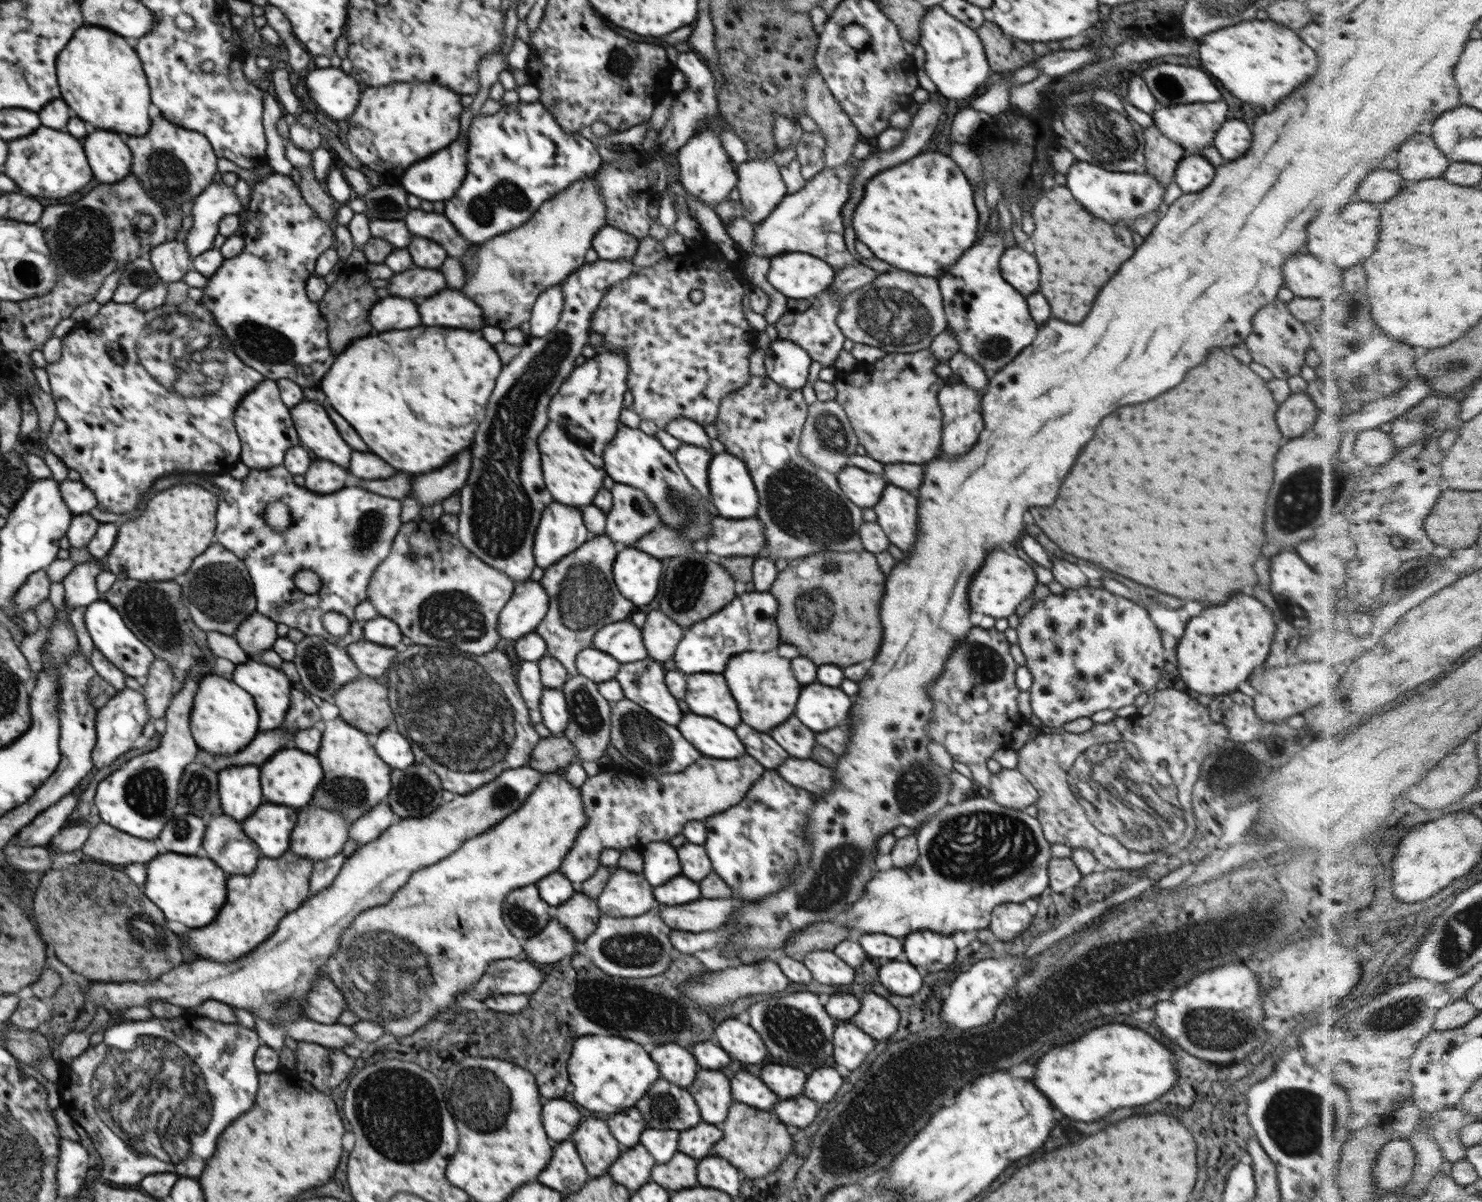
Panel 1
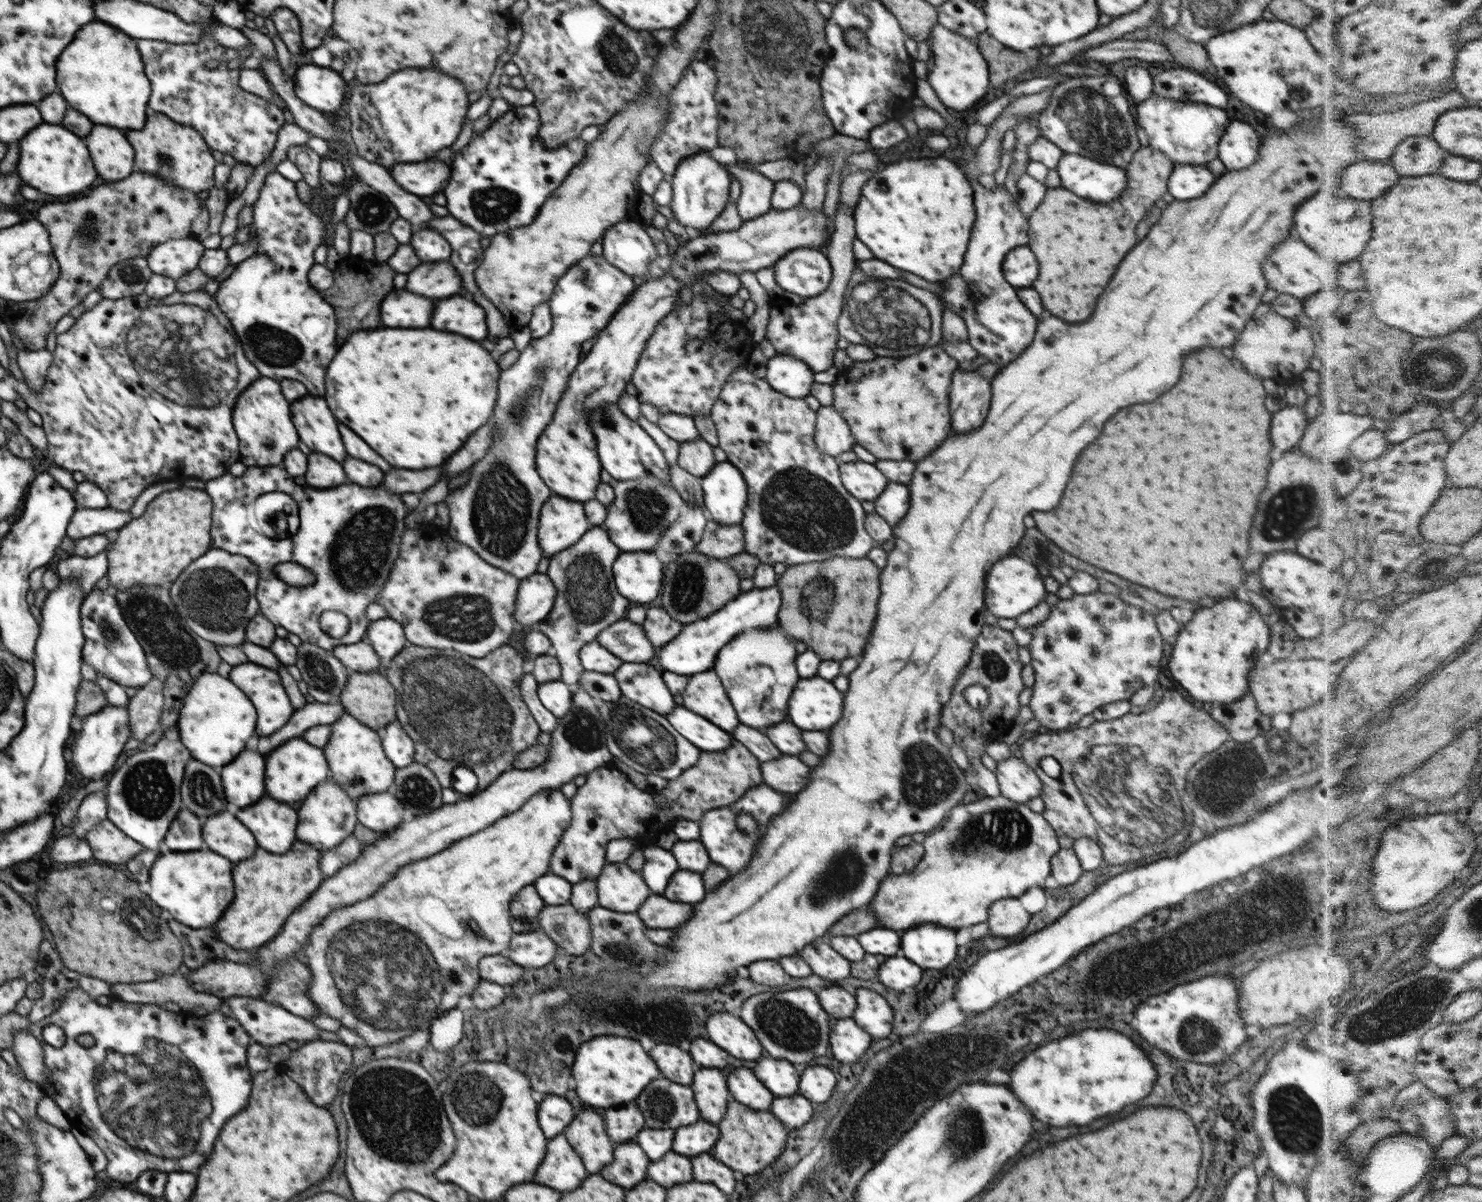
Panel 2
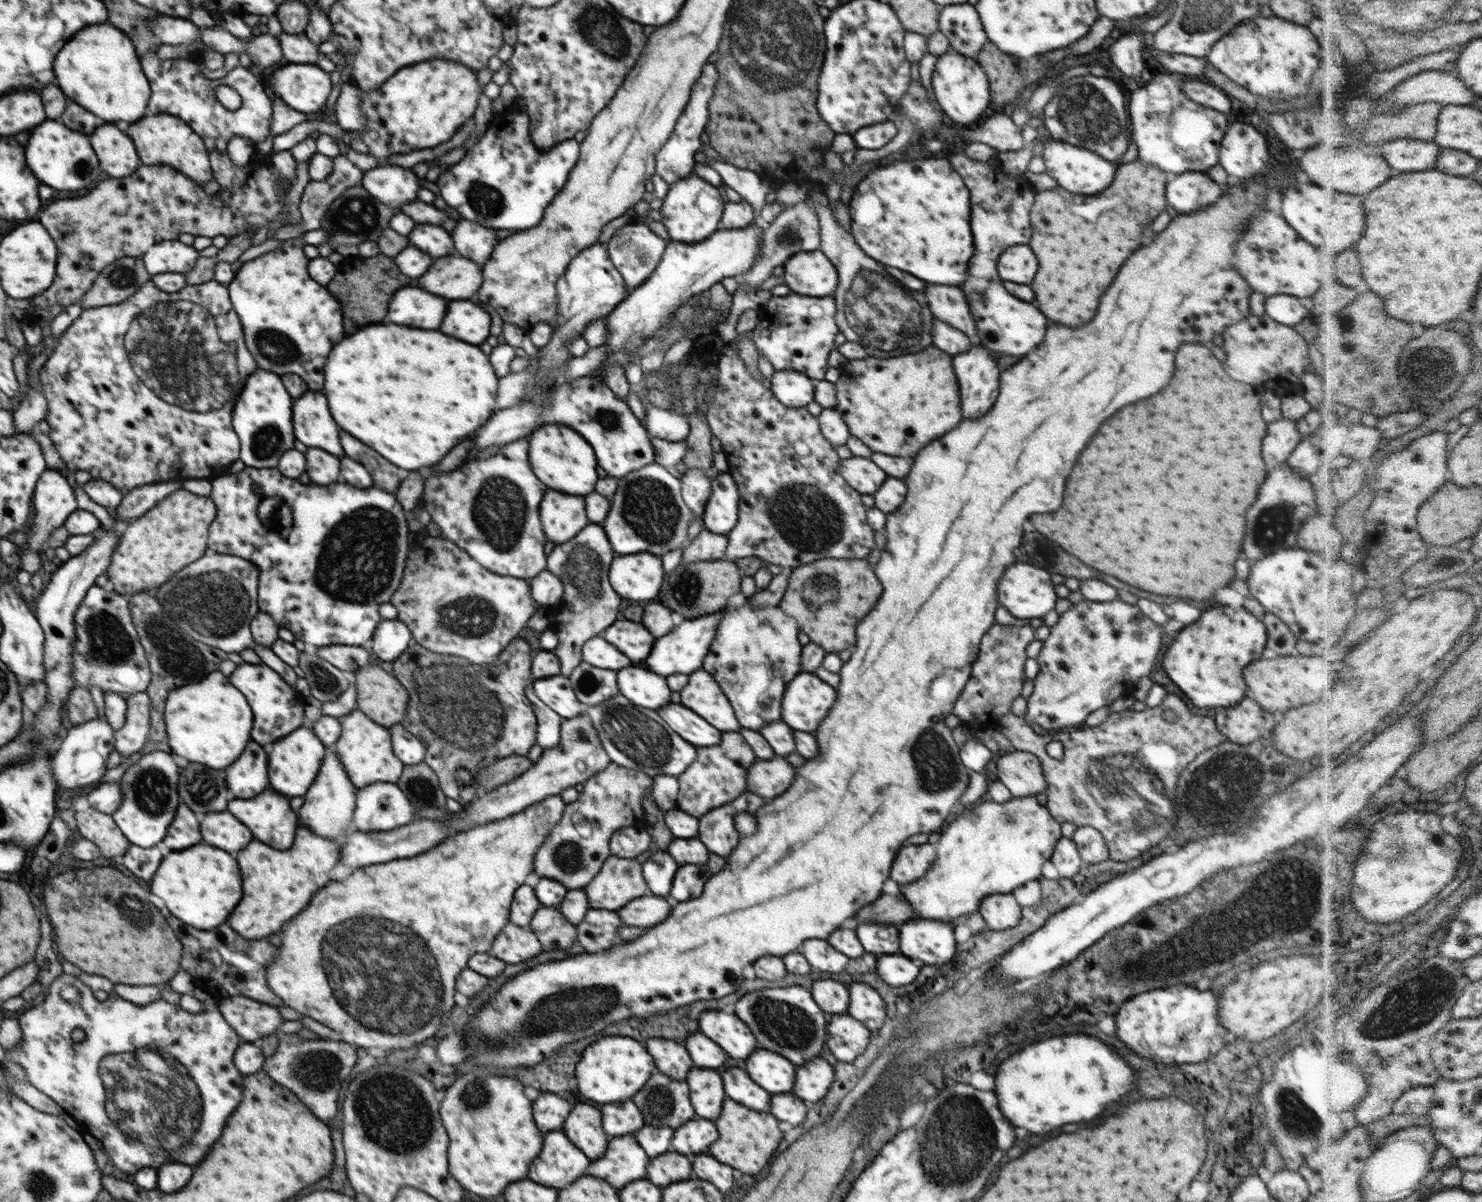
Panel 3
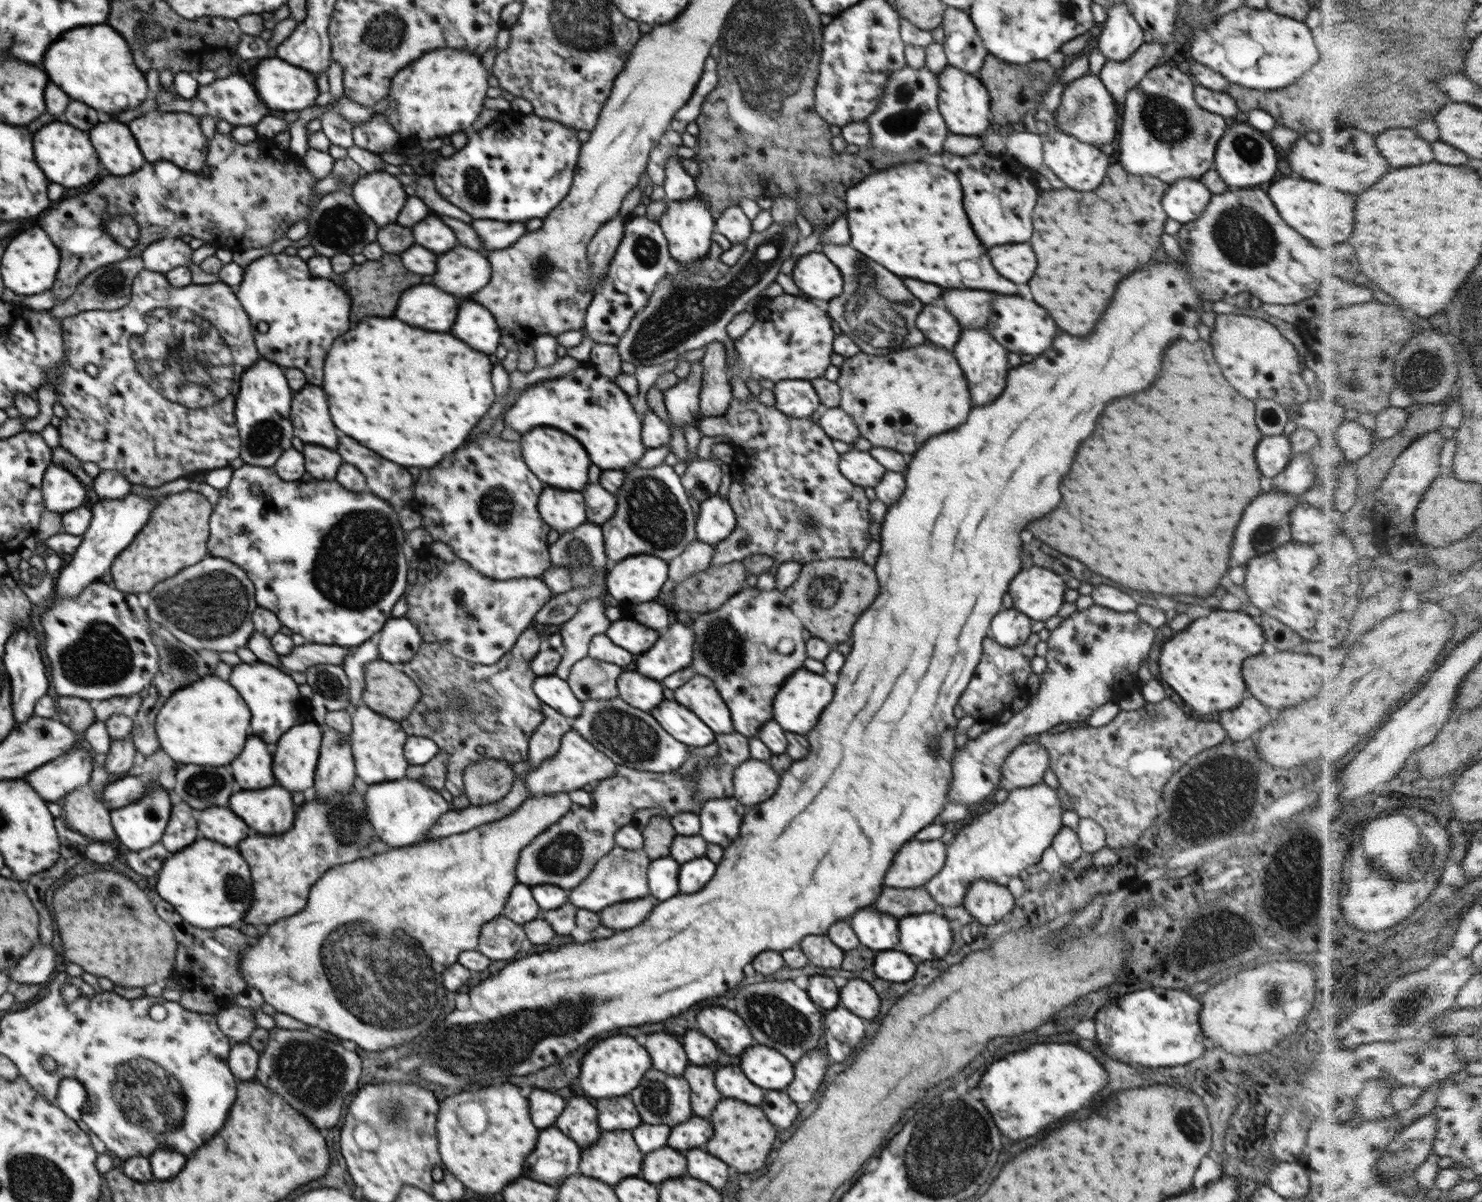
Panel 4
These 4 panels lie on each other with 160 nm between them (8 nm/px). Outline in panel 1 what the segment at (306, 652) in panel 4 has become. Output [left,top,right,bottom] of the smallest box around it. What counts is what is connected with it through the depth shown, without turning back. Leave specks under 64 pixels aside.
[346,640,398,677]

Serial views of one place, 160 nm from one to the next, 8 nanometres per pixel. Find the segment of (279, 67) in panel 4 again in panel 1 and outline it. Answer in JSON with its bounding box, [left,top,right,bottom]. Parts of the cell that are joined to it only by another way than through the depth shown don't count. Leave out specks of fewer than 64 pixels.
[306,68,360,120]

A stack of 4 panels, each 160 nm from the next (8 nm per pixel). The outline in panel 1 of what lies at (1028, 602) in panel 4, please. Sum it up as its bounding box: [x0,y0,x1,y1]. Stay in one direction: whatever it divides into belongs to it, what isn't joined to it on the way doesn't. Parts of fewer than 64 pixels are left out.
[968,550,1037,618]

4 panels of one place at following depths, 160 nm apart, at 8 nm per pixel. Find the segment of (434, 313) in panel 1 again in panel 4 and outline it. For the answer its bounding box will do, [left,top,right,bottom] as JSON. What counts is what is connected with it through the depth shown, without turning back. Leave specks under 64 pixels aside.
[450,302,500,354]

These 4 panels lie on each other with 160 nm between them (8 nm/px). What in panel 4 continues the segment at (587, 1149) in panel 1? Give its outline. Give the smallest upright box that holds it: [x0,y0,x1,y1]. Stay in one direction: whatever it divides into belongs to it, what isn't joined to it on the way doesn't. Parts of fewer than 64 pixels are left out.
[556,1098,600,1146]

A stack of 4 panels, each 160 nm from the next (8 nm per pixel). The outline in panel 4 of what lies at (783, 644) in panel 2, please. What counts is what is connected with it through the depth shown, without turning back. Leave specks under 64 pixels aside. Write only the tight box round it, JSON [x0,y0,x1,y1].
[693,587,806,737]

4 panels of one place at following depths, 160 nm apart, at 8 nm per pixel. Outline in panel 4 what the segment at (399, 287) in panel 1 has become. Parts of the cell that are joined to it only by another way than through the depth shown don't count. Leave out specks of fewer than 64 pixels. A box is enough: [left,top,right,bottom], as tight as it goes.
[432,246,490,296]

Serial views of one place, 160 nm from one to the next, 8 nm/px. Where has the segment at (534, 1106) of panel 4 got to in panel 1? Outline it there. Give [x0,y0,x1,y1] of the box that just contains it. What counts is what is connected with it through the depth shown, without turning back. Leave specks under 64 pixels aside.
[542,1098,580,1140]

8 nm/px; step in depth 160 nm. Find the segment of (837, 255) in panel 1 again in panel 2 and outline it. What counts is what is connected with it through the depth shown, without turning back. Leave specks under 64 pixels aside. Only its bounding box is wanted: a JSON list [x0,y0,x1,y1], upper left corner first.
[536,203,828,502]

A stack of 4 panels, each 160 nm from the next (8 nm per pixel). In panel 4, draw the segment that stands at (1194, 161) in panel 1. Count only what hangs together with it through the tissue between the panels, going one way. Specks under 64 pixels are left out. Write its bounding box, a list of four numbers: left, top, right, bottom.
[1161,178,1211,225]

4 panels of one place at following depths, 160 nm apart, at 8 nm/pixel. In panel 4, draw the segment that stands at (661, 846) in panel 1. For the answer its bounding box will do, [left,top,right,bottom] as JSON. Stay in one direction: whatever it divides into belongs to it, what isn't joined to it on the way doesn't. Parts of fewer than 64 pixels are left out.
[647,857,680,900]

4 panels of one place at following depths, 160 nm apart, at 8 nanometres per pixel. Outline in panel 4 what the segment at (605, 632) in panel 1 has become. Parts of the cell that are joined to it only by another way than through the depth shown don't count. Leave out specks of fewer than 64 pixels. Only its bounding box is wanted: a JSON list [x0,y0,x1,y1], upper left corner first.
[606,620,660,654]

